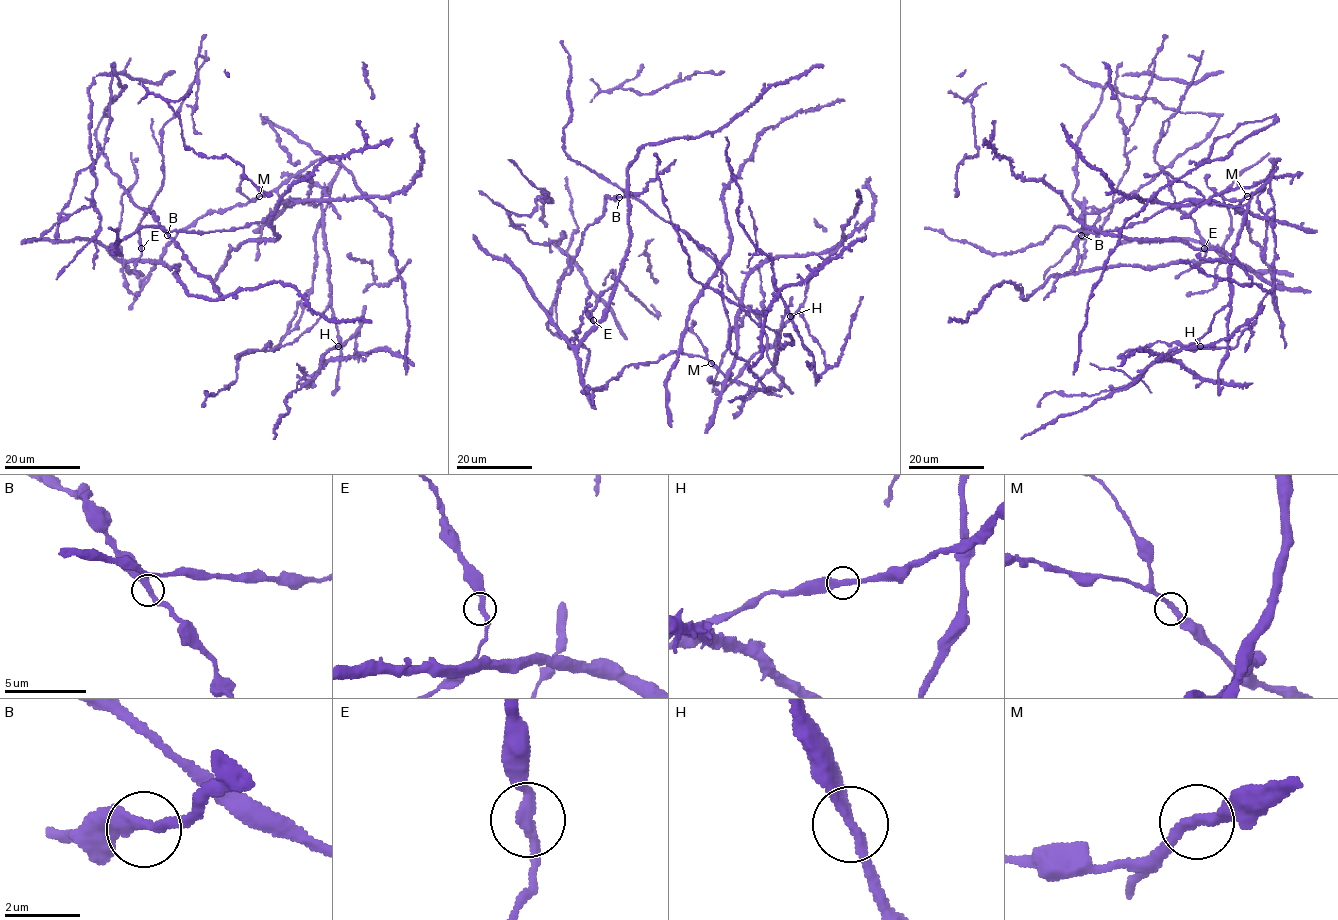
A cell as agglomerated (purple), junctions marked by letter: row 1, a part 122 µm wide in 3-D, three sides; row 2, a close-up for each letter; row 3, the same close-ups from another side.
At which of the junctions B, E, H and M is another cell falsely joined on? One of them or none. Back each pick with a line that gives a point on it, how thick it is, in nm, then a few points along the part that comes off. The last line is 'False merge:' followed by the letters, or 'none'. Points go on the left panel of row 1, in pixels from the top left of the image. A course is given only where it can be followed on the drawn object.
False merge: none

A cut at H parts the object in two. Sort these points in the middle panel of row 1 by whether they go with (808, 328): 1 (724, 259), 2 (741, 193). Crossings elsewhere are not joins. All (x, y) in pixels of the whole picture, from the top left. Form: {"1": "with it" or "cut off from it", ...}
{"1": "with it", "2": "cut off from it"}

